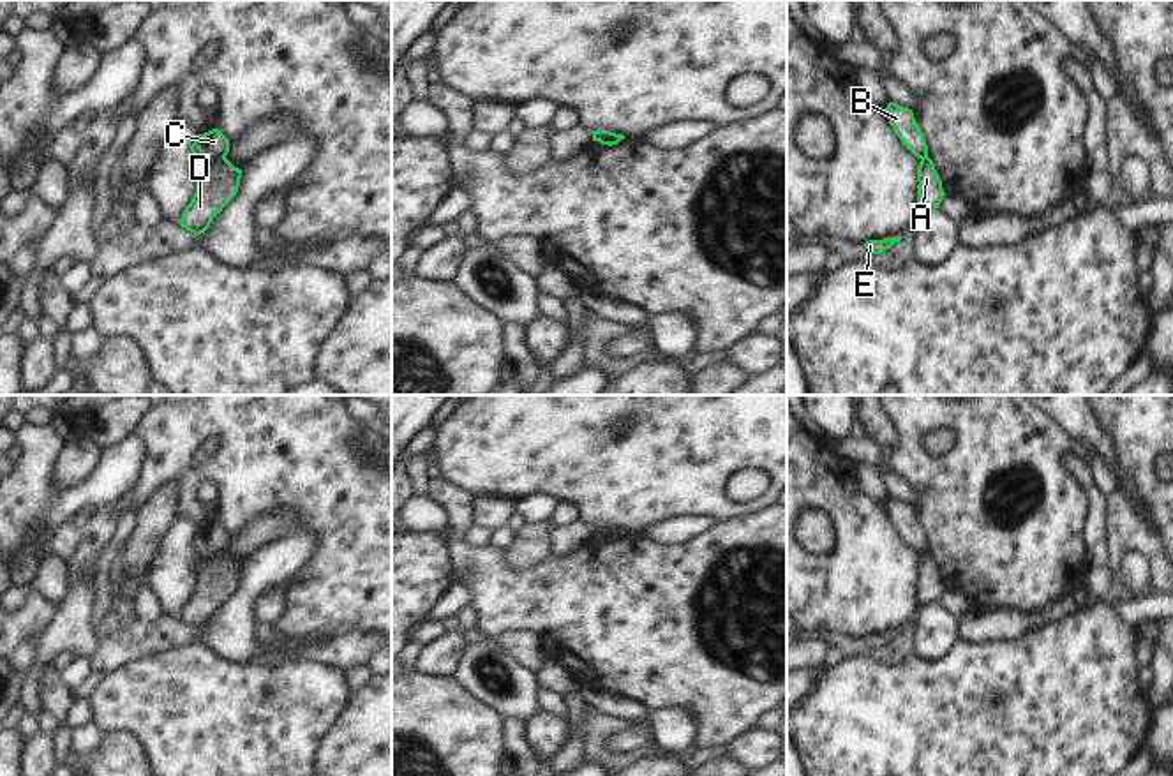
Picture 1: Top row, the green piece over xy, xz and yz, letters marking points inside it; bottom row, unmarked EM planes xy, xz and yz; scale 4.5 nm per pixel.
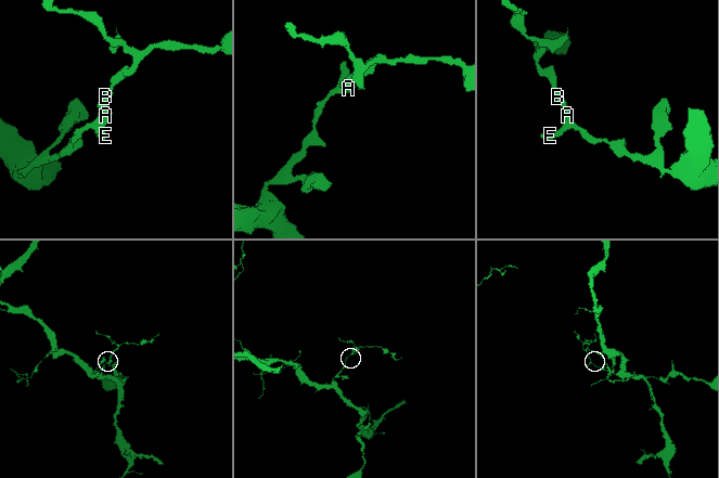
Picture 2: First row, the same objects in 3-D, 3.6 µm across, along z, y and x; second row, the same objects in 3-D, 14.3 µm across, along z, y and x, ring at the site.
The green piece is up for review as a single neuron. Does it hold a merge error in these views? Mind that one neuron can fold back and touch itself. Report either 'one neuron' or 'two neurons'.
two neurons

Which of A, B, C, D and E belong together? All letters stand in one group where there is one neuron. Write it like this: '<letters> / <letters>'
A D E / B C

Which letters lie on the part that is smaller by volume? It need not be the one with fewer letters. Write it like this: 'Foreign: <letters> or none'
Foreign: B, C

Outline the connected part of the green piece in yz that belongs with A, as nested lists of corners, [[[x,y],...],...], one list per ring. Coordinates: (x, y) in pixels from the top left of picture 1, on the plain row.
[[[923,552],[917,561],[917,608],[924,603],[938,603],[945,587],[942,584],[942,575],[935,564],[935,559],[930,552]]]

